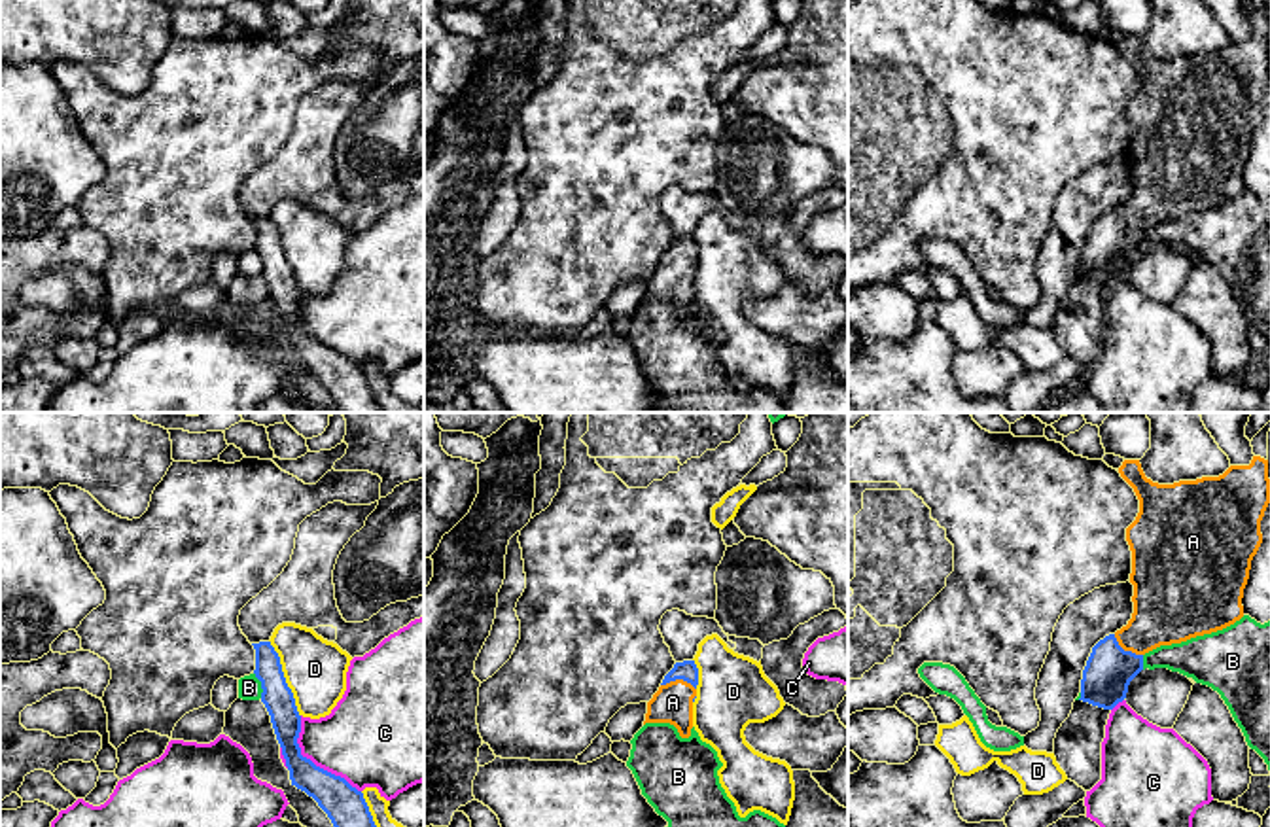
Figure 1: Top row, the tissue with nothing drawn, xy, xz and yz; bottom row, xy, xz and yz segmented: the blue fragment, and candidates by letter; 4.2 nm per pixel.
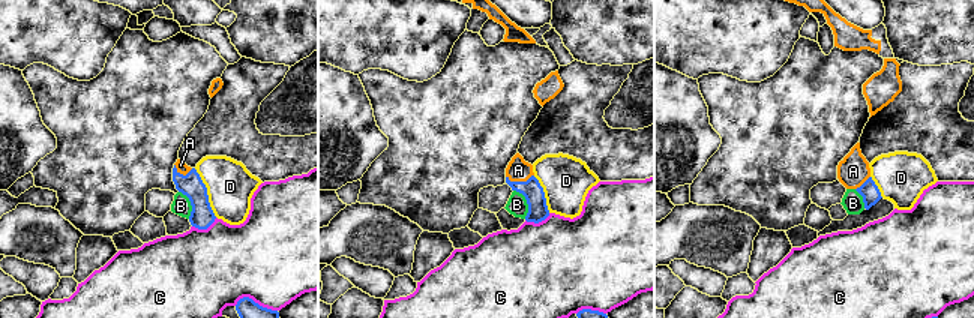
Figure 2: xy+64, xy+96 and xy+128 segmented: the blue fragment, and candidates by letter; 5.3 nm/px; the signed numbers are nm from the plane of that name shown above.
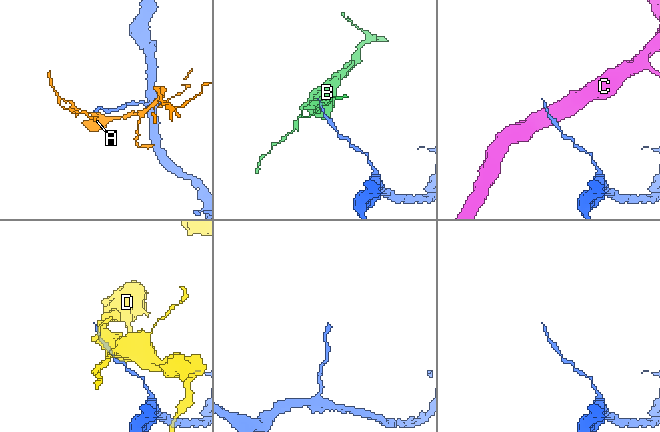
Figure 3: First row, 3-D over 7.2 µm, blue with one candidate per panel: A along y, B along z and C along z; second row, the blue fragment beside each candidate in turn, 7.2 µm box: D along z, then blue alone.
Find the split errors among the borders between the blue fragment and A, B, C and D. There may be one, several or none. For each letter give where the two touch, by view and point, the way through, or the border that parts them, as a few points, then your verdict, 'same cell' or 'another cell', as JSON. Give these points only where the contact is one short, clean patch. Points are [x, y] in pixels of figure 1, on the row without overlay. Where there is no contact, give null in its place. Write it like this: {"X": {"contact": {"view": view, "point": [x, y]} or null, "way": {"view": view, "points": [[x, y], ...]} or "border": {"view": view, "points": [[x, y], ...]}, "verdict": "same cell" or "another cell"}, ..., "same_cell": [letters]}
{"A": {"contact": {"view": "xz", "point": [678, 254]}, "way": {"view": "xz", "points": [[686, 246], [678, 254], [678, 267], [672, 279]]}, "verdict": "same cell"}, "B": {"contact": {"view": "xy", "point": [262, 262]}, "verdict": "another cell"}, "C": {"contact": {"view": "xy", "point": [311, 337]}, "verdict": "another cell"}, "D": {"contact": {"view": "xy", "point": [284, 254]}, "verdict": "another cell"}, "same_cell": ["A"]}

